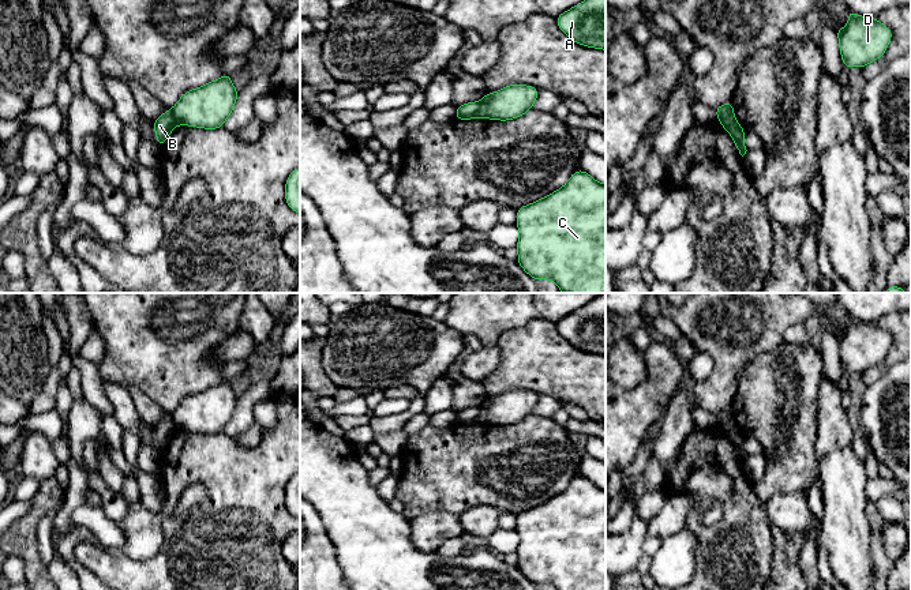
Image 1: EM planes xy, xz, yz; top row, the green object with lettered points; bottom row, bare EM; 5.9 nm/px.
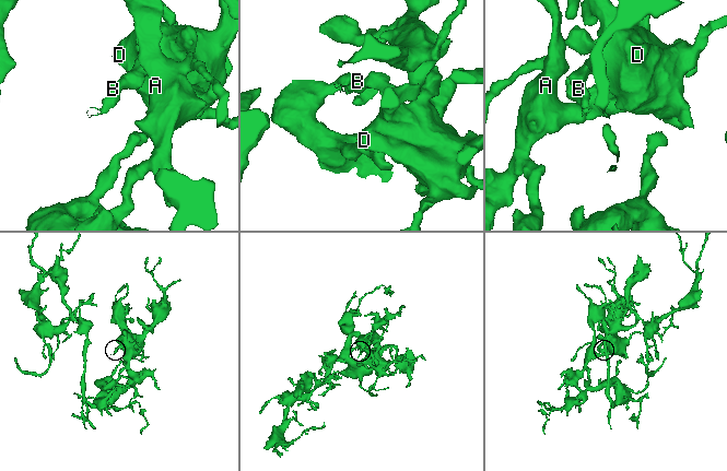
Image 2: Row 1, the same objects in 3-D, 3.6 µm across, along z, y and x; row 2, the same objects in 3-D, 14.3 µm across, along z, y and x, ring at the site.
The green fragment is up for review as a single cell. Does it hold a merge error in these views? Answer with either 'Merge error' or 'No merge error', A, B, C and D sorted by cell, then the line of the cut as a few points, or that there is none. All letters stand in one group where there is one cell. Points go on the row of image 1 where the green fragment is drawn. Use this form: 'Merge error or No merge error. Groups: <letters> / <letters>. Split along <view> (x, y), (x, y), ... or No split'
Merge error. Groups: A C D / B. Split along yz (735, 120), (720, 123)

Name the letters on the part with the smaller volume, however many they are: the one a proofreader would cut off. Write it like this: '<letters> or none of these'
B

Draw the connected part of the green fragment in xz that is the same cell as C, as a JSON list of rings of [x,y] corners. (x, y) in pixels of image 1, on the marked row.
[[[580,169],[561,189],[517,208],[516,225],[520,230],[517,262],[526,274],[536,281],[554,281],[562,293],[606,293],[606,184]]]

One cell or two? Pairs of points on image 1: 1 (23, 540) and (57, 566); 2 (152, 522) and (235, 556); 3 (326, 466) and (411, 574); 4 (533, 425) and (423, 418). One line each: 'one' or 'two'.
1: two
2: two
3: one
4: two

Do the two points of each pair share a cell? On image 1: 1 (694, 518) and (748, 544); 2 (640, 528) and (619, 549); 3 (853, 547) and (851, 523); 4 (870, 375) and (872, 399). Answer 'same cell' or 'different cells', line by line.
1: same cell
2: same cell
3: same cell
4: different cells

